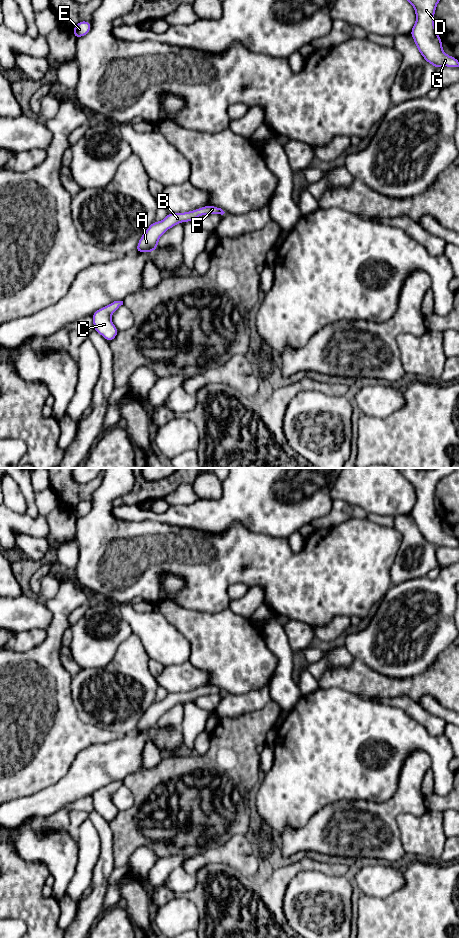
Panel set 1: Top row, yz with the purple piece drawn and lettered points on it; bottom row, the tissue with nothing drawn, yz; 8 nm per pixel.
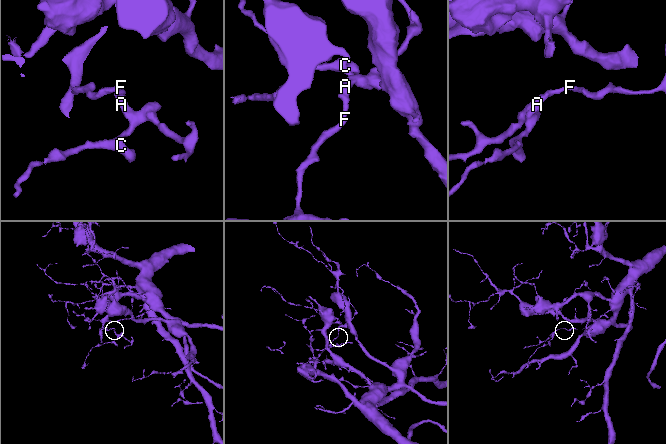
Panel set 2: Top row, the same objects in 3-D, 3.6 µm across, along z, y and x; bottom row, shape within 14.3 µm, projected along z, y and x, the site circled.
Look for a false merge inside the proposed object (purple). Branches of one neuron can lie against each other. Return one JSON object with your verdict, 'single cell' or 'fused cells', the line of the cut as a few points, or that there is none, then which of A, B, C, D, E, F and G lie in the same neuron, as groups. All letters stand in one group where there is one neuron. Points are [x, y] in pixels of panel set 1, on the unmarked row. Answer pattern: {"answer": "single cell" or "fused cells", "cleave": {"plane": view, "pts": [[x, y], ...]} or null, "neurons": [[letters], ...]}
{"answer": "single cell", "cleave": null, "neurons": [["A", "B", "C", "D", "E", "F", "G"]]}

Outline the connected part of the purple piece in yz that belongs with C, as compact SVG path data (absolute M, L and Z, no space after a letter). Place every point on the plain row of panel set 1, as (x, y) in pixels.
M114 781L92 794L94 810L102 815L108 822L111 822L119 812L112 803L111 795L121 785L123 785L123 781Z

